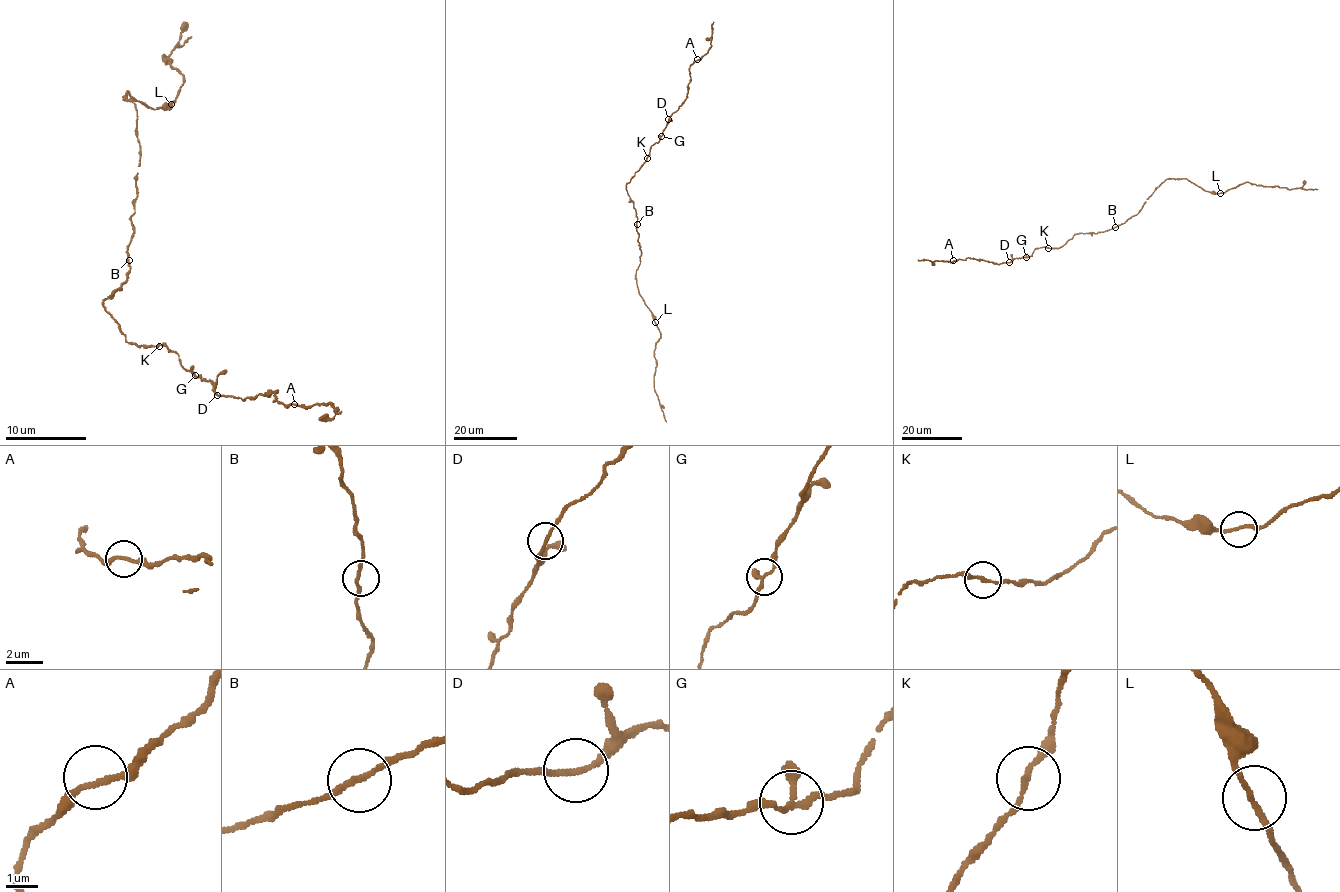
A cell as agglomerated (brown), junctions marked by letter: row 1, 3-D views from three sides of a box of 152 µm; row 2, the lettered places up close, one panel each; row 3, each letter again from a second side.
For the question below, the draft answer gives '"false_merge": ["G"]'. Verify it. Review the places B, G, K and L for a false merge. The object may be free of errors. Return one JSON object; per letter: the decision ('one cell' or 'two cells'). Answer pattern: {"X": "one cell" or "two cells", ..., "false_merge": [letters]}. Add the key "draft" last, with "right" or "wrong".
{"B": "one cell", "G": "one cell", "K": "one cell", "L": "one cell", "false_merge": [], "draft": "wrong"}

